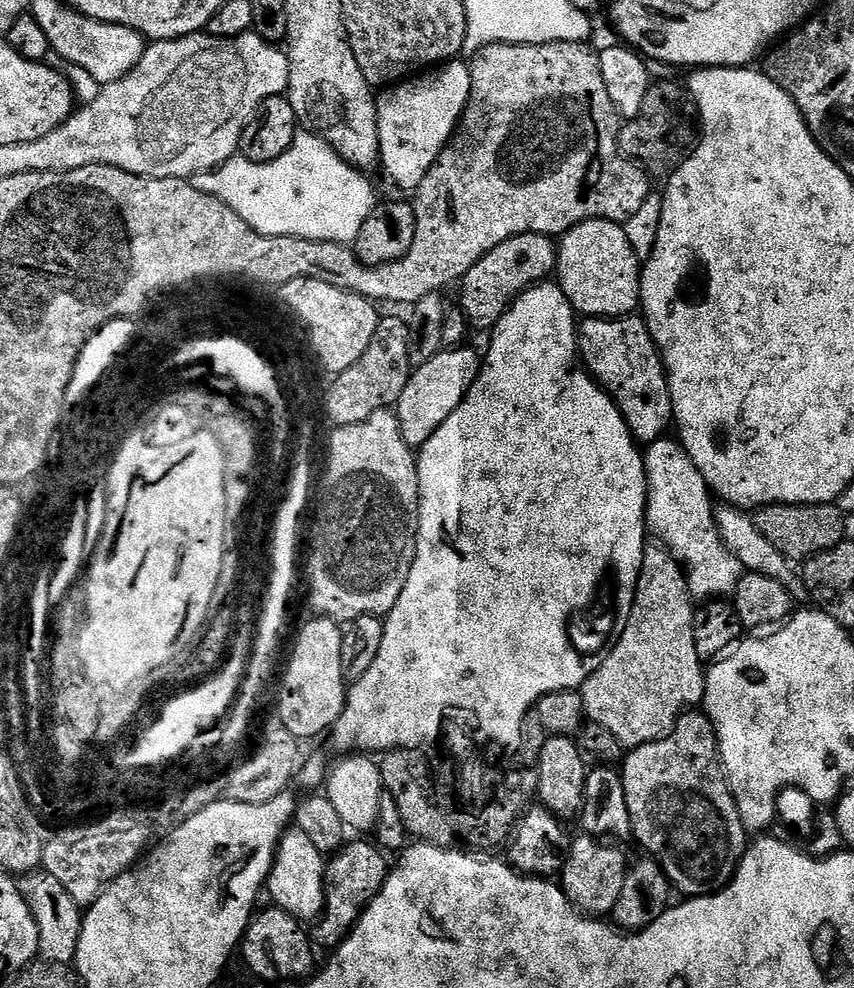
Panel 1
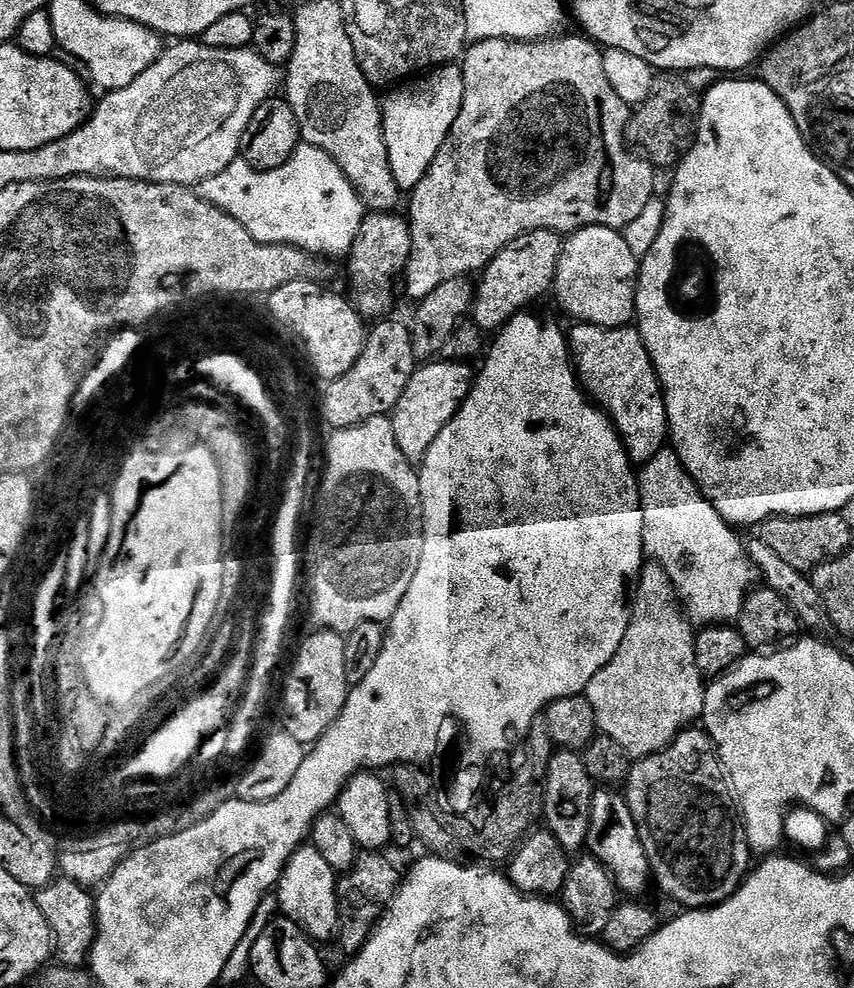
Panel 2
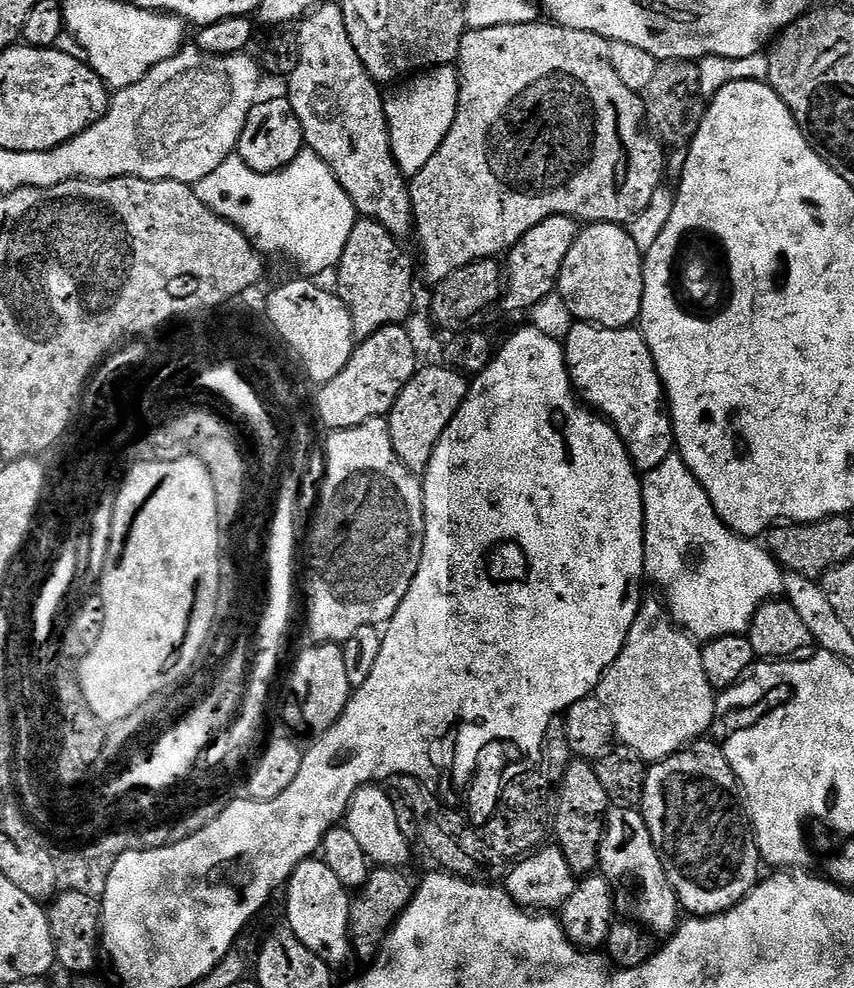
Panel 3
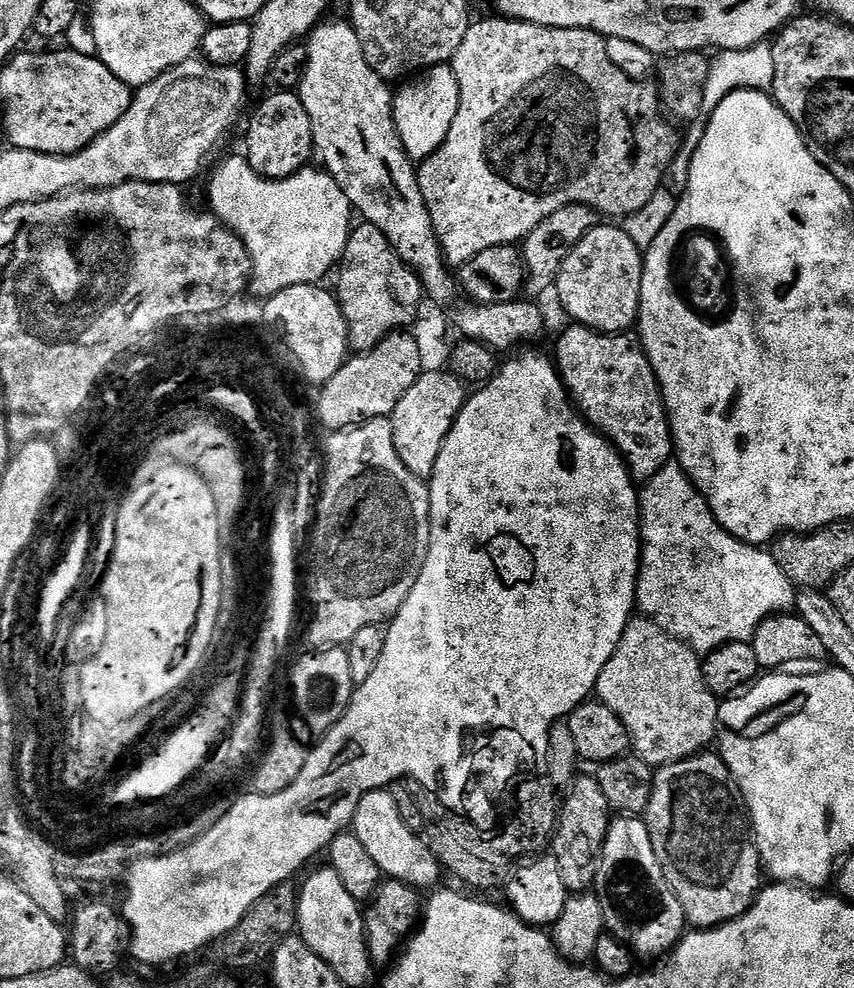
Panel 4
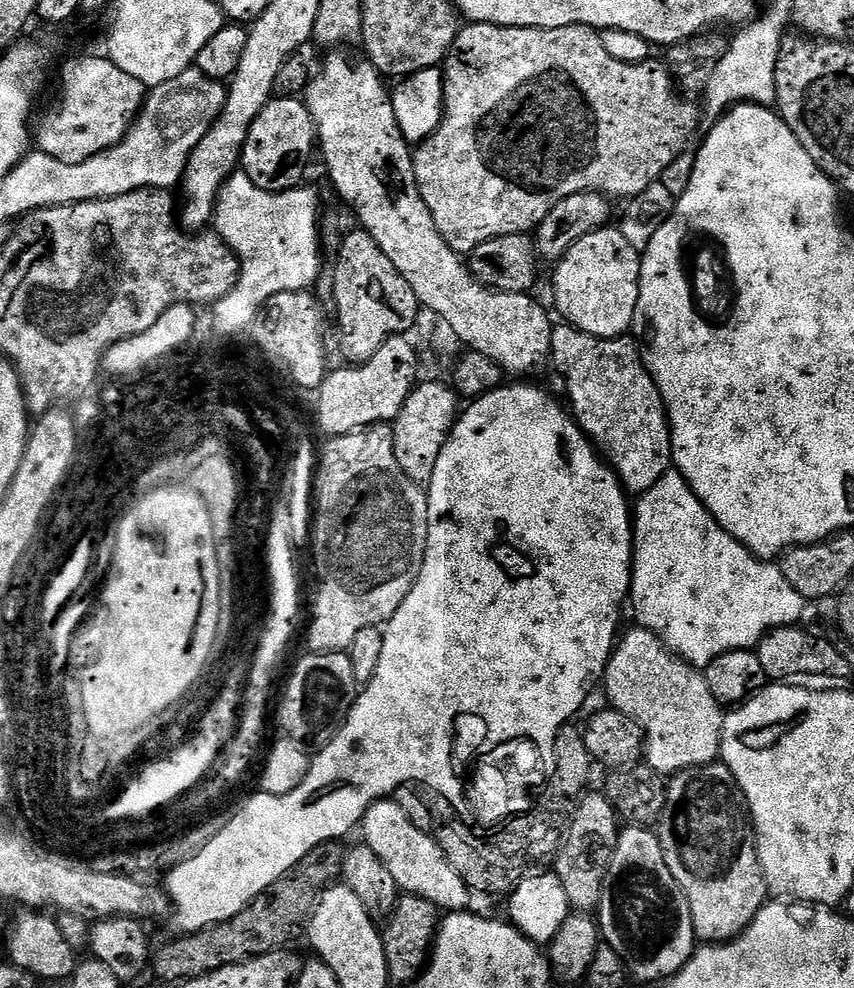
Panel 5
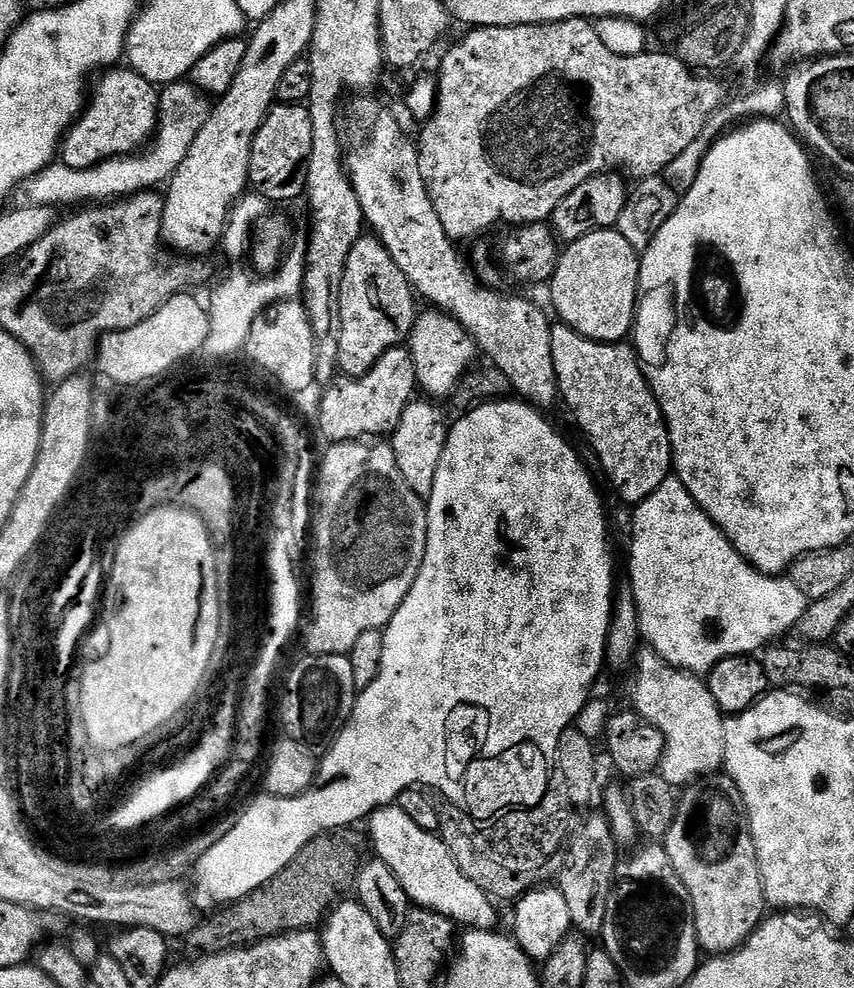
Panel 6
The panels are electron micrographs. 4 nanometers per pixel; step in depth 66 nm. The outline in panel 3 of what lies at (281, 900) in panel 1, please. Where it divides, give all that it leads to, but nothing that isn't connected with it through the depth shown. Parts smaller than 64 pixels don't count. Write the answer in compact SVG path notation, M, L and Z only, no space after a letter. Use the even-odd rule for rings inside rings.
M319 858L303 860L298 867L292 871L292 876L288 879L286 885L286 893L288 892L288 920L286 927L296 935L298 942L302 942L302 946L306 946L310 950L314 950L314 954L318 954L318 958L322 958L330 966L336 964L344 964L353 955L352 941L348 934L350 926L350 910L352 909L352 900L350 899L349 889L342 886L342 882L338 882L338 877L330 870L330 866L326 866L324 861Z

